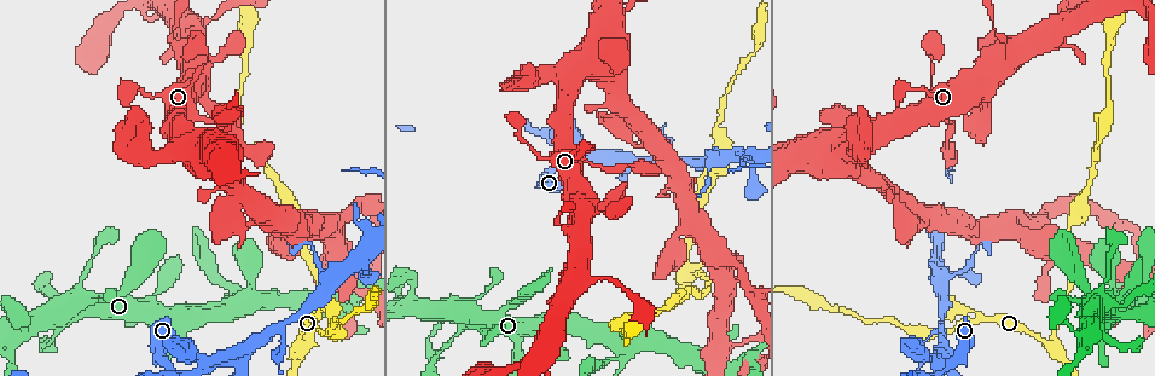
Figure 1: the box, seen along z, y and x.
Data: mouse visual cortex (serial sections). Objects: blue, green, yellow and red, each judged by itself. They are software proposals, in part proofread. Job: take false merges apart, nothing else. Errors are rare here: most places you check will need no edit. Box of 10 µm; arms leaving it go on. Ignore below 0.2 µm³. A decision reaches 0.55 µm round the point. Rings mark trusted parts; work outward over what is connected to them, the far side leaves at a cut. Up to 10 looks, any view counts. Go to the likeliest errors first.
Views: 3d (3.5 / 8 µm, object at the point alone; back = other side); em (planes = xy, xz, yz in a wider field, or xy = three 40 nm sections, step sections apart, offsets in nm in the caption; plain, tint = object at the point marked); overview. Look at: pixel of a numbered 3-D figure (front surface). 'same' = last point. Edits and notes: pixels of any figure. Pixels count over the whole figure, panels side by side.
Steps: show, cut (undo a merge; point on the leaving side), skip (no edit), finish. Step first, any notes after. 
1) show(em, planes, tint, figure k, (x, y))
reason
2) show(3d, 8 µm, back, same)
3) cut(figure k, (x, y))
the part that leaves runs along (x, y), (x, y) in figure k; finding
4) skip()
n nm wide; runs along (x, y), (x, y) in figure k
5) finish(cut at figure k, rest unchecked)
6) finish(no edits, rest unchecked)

show(3d, 8 µm, figure 1, (275, 329))
thin arm on a thick one

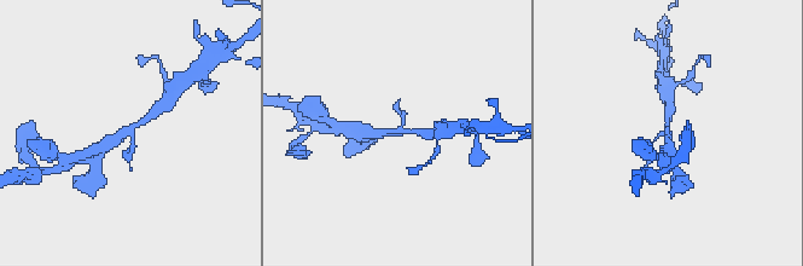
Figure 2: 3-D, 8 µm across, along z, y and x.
show(em, xy, step 2, tint, same)
3 arms; arms of 100, 200, 350 nm; shape alone is not enough

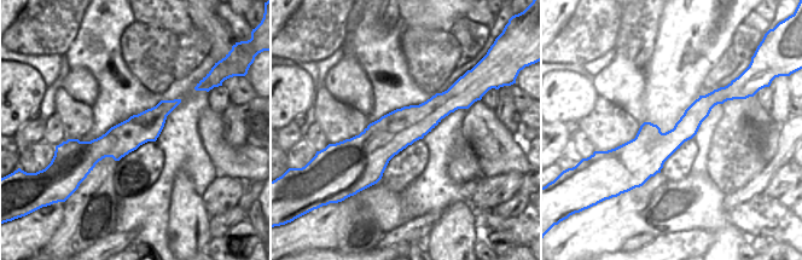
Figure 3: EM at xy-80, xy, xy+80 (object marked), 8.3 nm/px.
skip()
runs along (457, 90), (355, 165) in figure 3; one cell here

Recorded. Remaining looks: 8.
show(3d, 8 µm, figure 1, (304, 347))
three-way junction

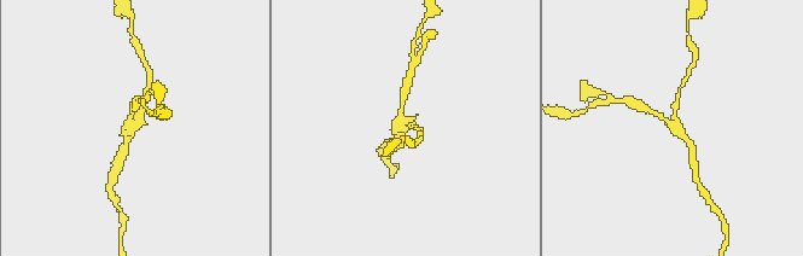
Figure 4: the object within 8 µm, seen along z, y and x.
show(3d, 3.5 µm, same)
zoom in

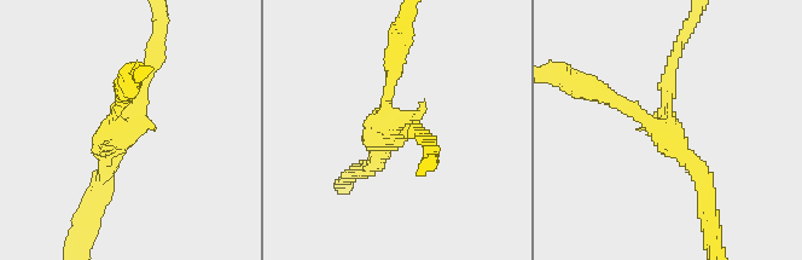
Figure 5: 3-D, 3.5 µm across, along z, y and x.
show(em, xy, step 2, tint, figure 5, (389, 122))
need the tissue

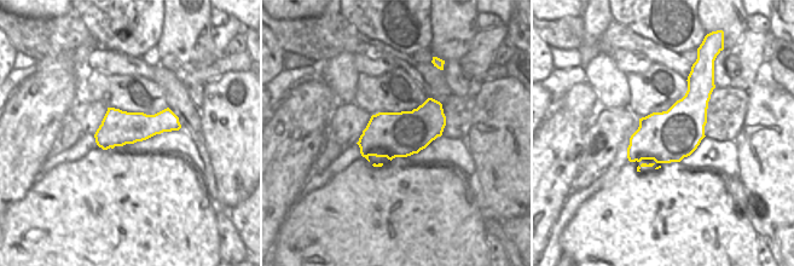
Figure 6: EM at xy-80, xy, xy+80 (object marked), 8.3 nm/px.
skip()
arms of 200, 200, 250 nm; runs along (593, 90), (662, 127), (670, 59) in figure 5; one cell here

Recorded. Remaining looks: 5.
show(3d, 3.5 µm, back, figure 1, (1100, 144))
sharp bend

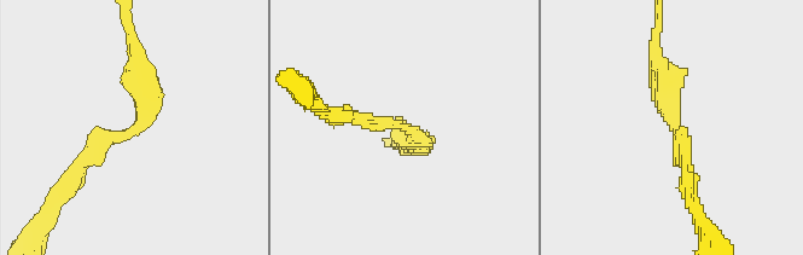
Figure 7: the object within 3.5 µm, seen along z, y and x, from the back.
show(em, planes, tint, figure 7, (676, 126))
arms of 150, 300 nm

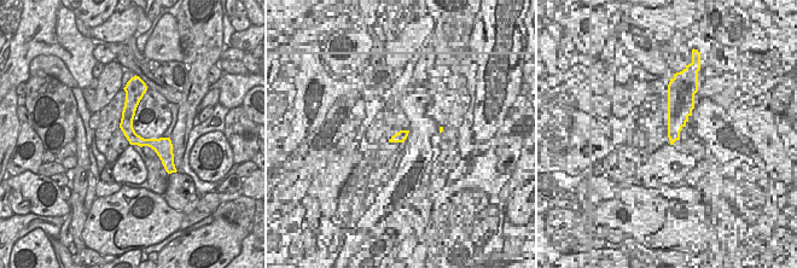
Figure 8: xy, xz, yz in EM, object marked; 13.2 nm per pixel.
show(em, xy, step 1, tint, same)

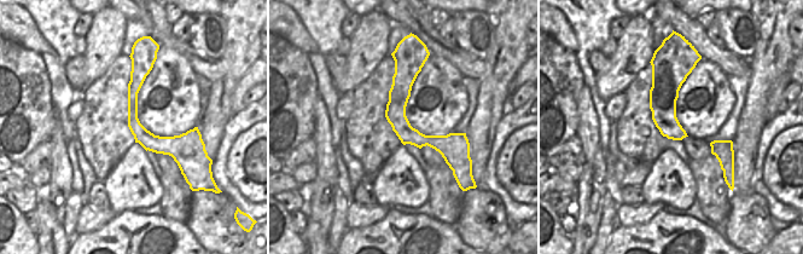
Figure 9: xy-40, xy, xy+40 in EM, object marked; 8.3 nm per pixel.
skip()
runs along (79, 175), (145, 116), (138, 57) in figure 7; continuous, no second cell

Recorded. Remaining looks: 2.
show(3d, 3.5 µm, figure 1, (24, 334))

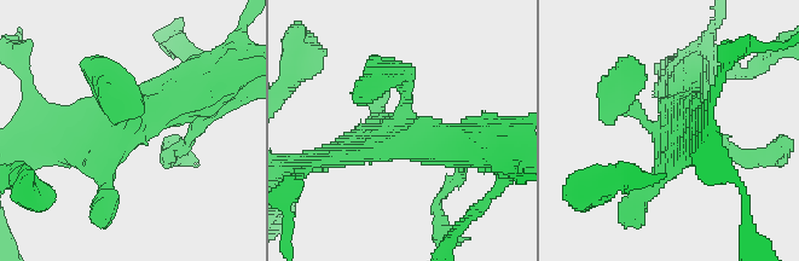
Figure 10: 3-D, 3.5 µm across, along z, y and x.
skip()
continuous, no second cell

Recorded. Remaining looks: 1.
finish(no edits, rest unchecked)

